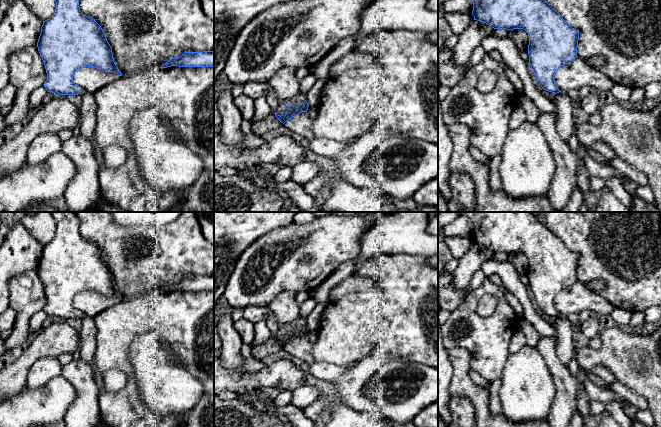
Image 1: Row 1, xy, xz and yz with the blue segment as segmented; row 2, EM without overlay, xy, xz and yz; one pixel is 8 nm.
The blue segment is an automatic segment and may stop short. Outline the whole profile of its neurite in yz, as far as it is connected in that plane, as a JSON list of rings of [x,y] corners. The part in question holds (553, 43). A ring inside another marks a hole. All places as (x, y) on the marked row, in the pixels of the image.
[[[473,0],[474,20],[494,29],[523,29],[528,33],[529,64],[539,85],[552,93],[561,92],[554,80],[556,71],[577,58],[579,31],[572,28],[546,0]]]

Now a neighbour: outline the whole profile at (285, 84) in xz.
[[[283,68],[269,81],[278,101],[292,103],[294,97],[300,92],[300,81],[296,77],[296,69]]]

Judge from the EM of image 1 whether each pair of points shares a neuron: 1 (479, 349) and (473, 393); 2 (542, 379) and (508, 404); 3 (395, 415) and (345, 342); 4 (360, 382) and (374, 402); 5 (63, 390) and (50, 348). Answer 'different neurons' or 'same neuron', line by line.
1: different neurons
2: same neuron
3: different neurons
4: same neuron
5: different neurons

